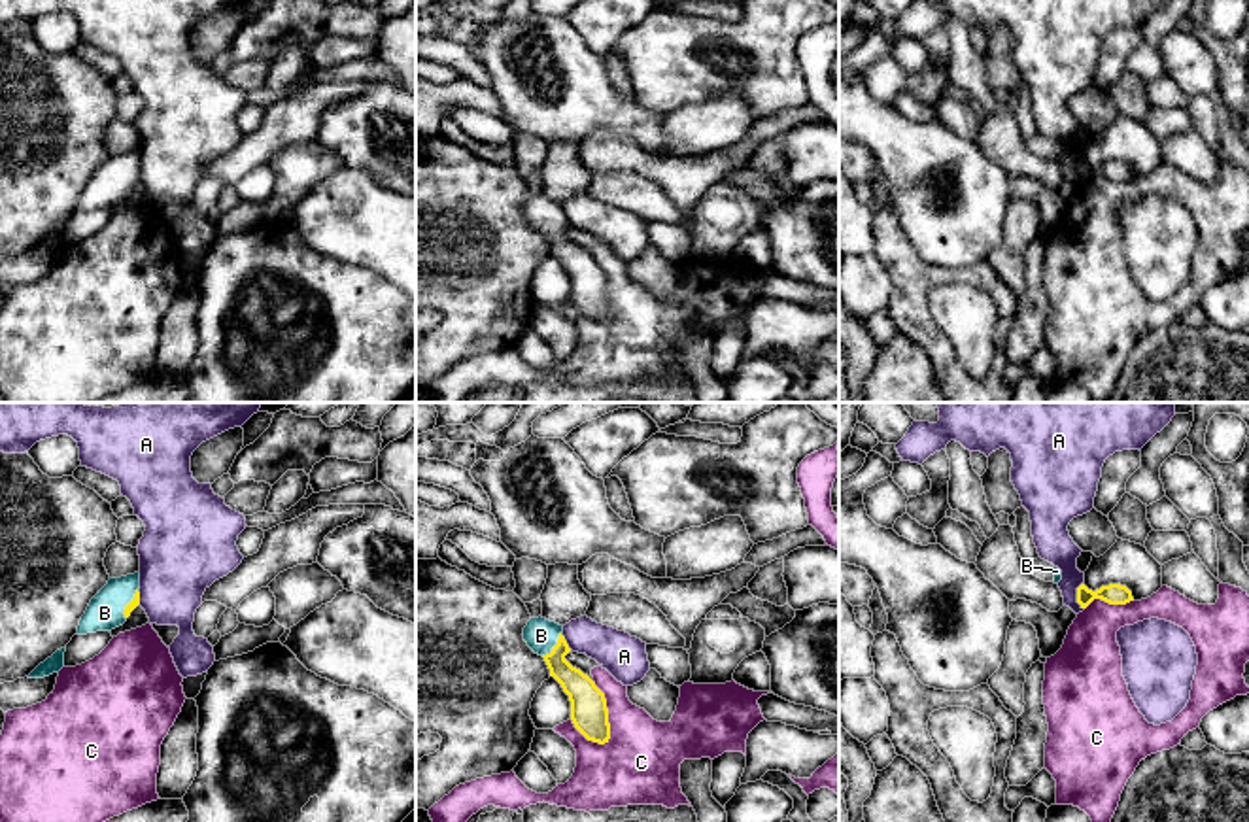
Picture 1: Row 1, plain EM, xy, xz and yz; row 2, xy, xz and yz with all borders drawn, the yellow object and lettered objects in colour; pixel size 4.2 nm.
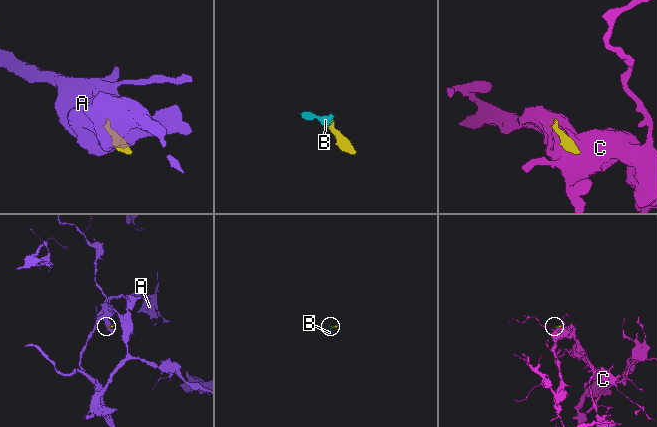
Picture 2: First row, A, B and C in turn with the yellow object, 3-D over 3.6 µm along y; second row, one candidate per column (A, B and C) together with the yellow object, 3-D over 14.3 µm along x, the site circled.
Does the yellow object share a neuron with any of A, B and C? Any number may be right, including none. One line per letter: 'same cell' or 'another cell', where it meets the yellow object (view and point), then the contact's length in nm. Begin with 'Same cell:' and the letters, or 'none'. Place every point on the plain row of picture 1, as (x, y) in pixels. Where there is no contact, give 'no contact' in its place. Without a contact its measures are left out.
Same cell: B
A: another cell; meets yellow in yz at (1077, 172); contact 120 nm long
B: same cell; meets yellow in xz at (556, 222); contact 130 nm long
C: another cell; meets yellow in xz at (607, 290); contact 280 nm long

